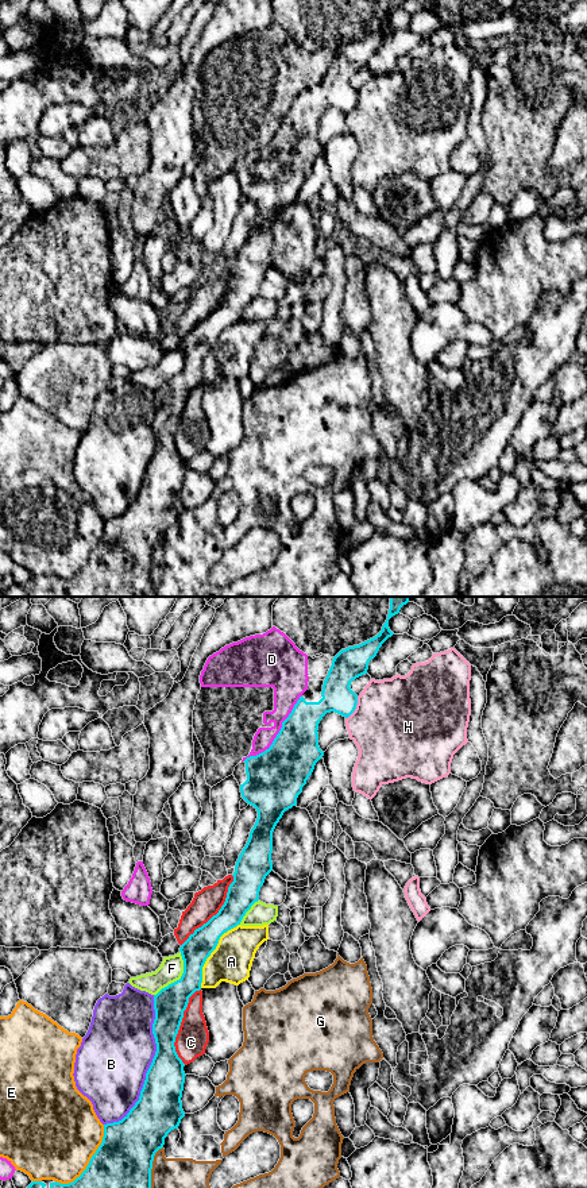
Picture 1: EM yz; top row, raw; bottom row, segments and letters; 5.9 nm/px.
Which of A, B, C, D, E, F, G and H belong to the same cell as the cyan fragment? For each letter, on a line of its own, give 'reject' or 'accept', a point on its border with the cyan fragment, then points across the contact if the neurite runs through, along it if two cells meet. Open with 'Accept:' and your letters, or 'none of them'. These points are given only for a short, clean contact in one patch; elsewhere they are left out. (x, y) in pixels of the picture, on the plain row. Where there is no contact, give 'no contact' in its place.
Accept: none of them
A: reject; meets cyan in yz at (211, 347)
B: reject; meets cyan in yz at (150, 461)
C: reject; meets cyan in yz at (180, 420)
D: reject; meets cyan in yz at (277, 130)
E: reject; meets cyan in yz at (89, 556)
F: reject; meets cyan in yz at (181, 373)
G: reject; meets cyan in yz at (150, 569)
H: reject; meets cyan in yz at (355, 103); border along yz (358, 92), (355, 104), (346, 114)

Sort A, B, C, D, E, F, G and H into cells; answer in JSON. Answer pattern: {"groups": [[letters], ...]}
{"groups": [["A"], ["B"], ["C"], ["D"], ["E"], ["F"], ["G"], ["H"]]}

